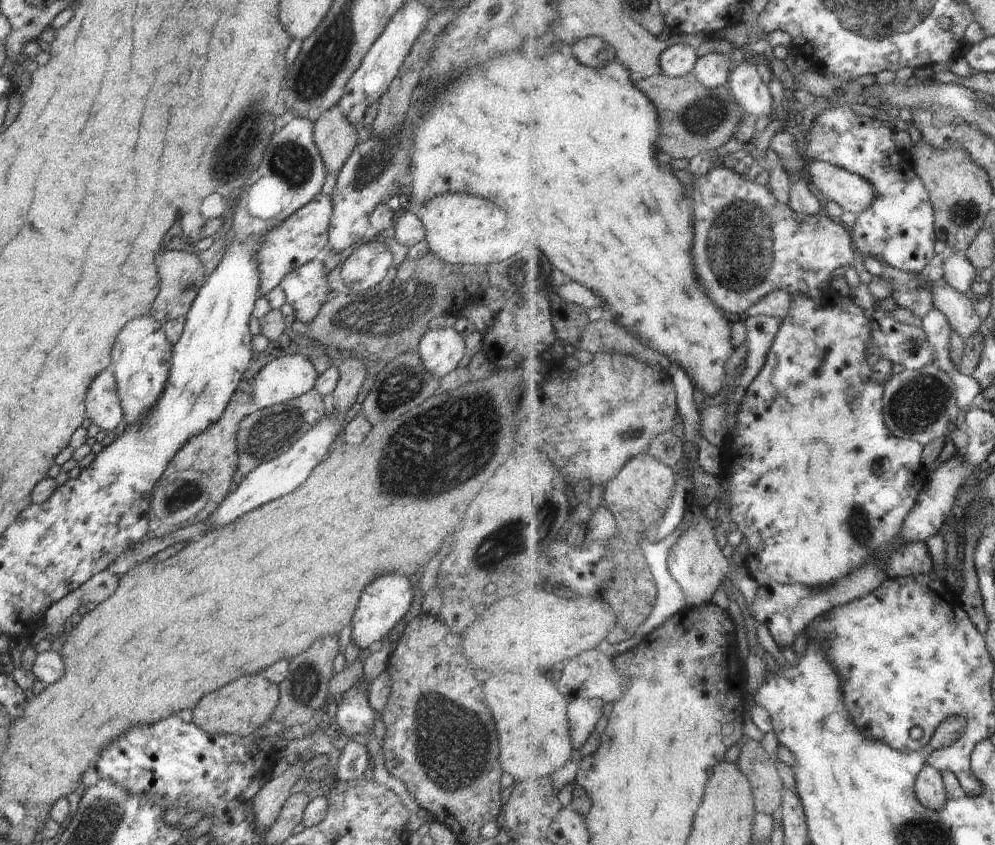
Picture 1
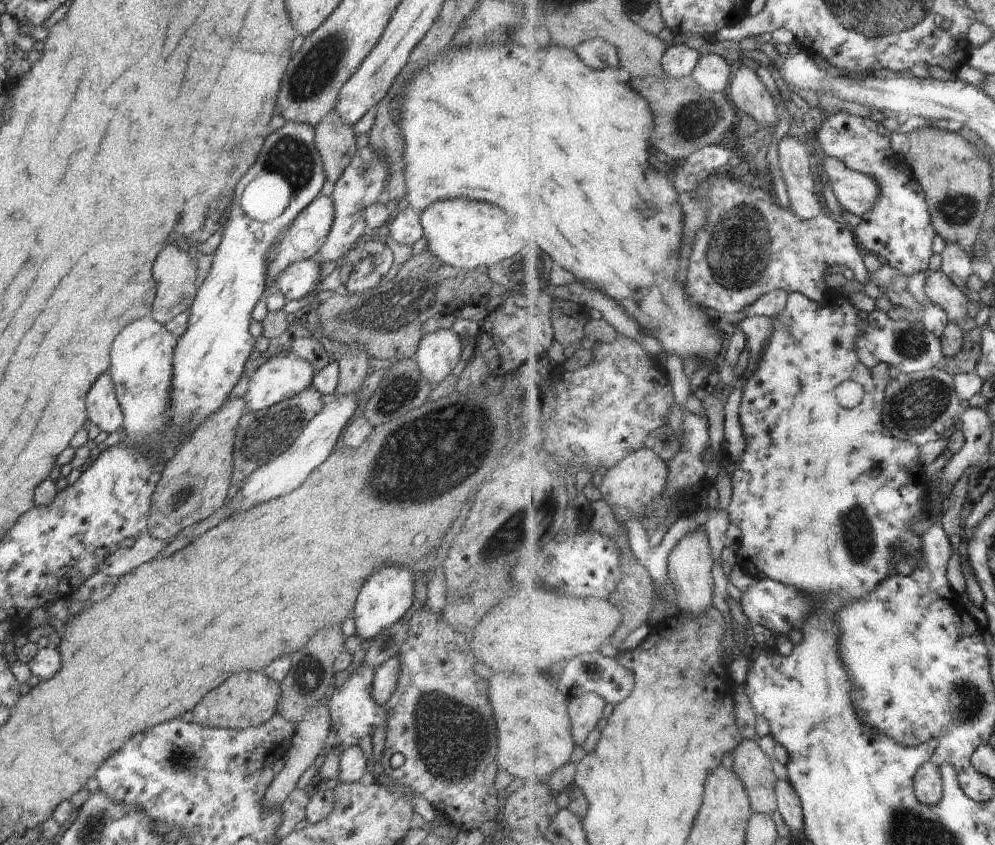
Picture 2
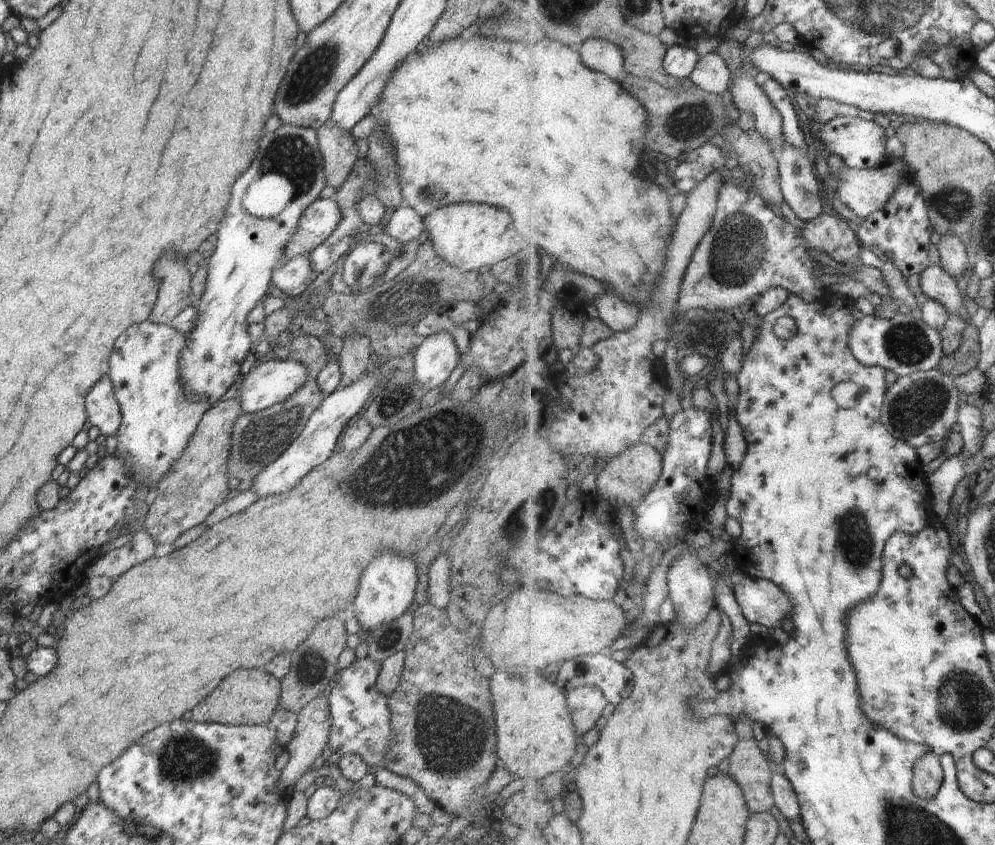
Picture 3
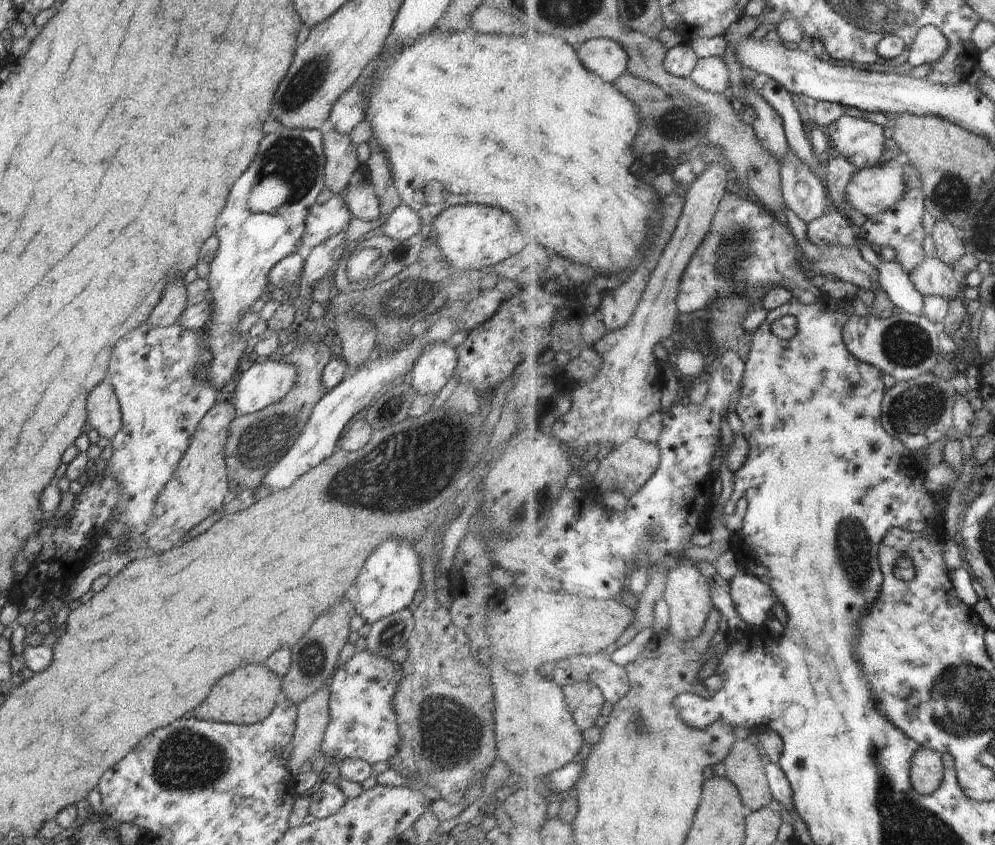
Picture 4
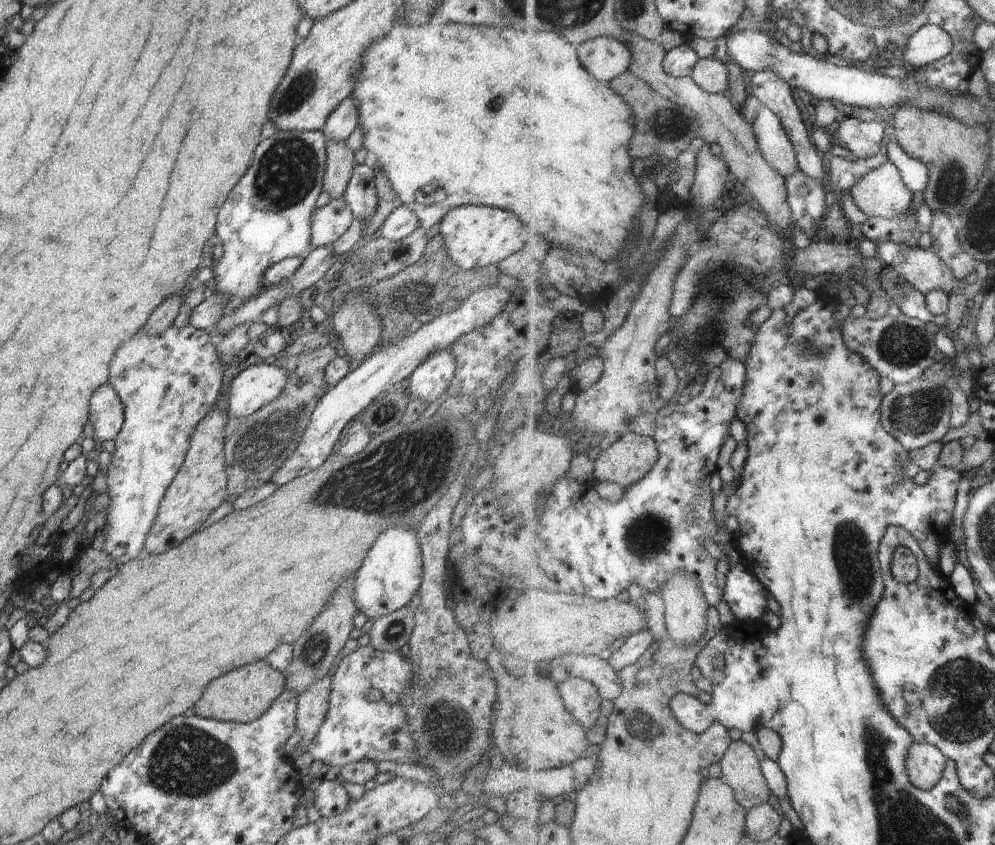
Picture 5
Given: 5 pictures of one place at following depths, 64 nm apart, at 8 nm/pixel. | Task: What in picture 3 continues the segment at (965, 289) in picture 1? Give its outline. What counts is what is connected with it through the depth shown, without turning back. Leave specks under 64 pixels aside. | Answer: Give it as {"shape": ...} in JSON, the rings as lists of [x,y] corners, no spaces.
{"shape":[[[942,235],[939,252],[943,267],[964,283],[973,269],[962,239],[955,235]]]}

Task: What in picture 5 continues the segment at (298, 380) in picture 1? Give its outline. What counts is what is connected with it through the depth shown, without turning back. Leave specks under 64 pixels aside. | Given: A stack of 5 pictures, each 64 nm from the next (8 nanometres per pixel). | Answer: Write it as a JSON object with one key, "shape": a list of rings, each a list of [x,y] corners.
{"shape":[[[264,362],[251,365],[240,372],[231,382],[230,392],[227,394],[229,398],[226,412],[228,412],[230,417],[240,418],[250,416],[263,406],[276,400],[284,390],[286,383],[287,372],[282,367]]]}

